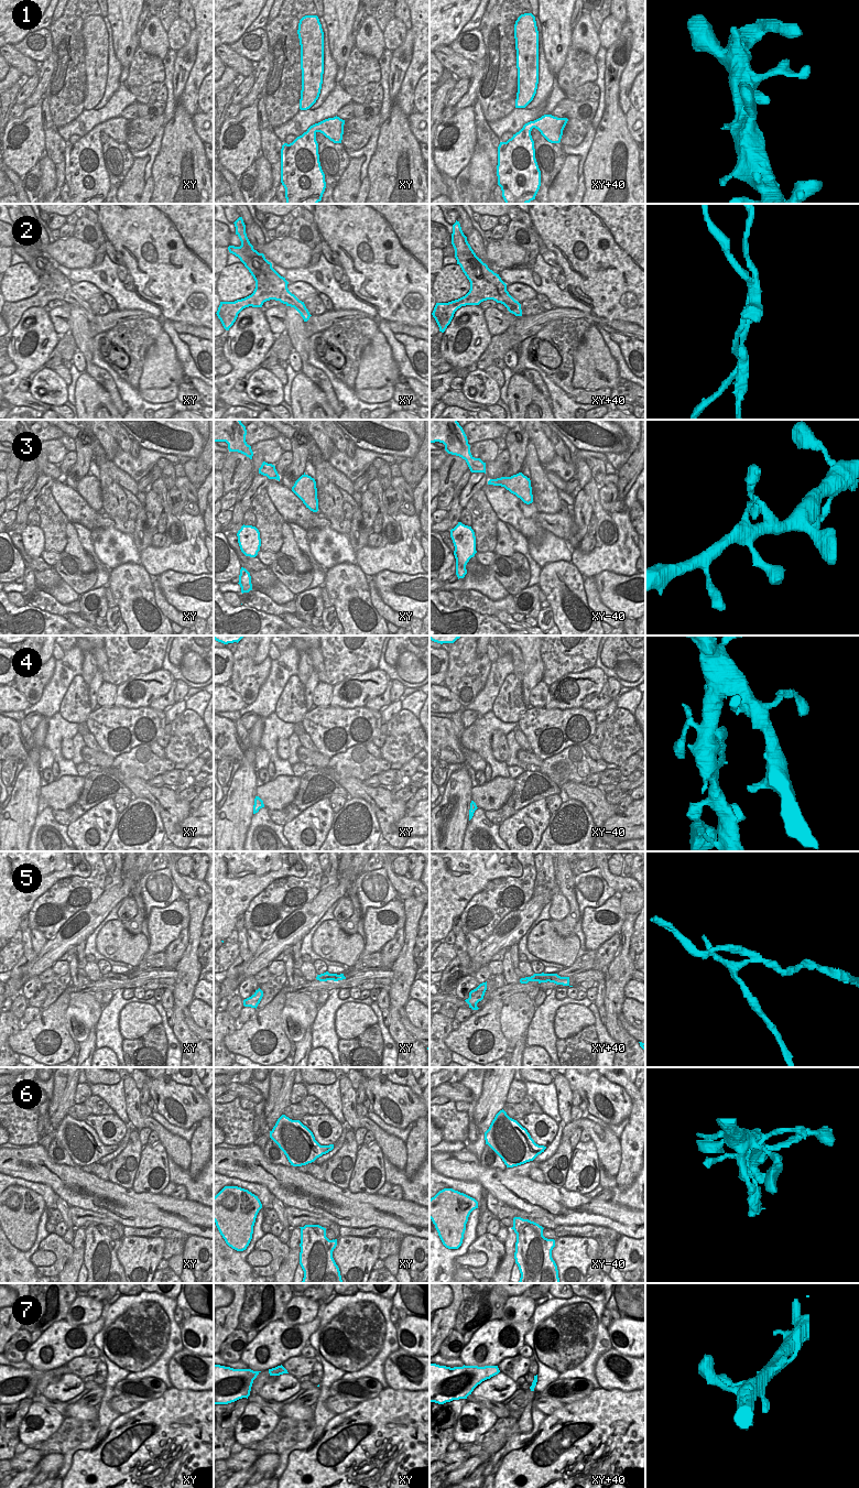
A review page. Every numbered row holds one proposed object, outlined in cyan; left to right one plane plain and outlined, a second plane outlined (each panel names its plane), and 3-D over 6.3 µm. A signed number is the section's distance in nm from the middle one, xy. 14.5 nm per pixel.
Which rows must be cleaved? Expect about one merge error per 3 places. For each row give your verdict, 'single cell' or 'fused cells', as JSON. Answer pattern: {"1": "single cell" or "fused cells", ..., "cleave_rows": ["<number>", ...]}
{"1": "single cell", "2": "fused cells", "3": "single cell", "4": "single cell", "5": "fused cells", "6": "single cell", "7": "single cell", "cleave_rows": ["2", "5"]}

